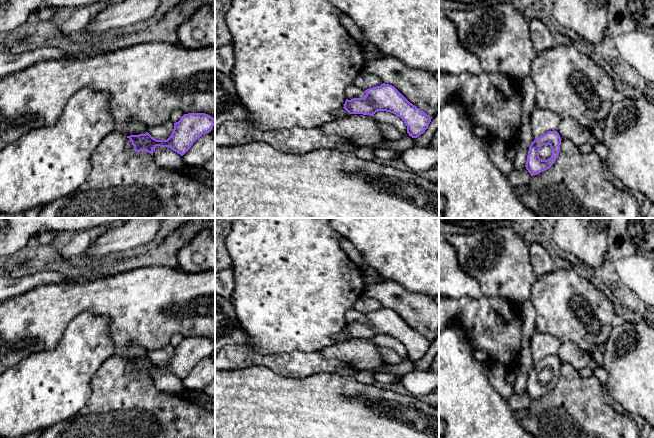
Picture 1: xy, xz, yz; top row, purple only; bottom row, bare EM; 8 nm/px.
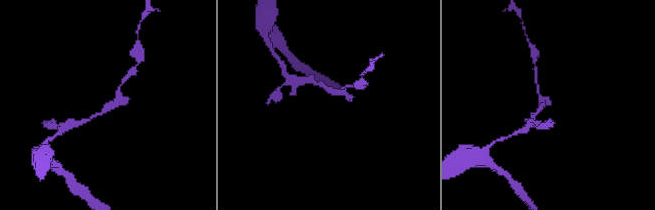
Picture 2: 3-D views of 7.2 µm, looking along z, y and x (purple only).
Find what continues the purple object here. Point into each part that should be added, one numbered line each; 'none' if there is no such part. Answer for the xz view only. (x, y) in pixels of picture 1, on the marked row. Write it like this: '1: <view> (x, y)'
none

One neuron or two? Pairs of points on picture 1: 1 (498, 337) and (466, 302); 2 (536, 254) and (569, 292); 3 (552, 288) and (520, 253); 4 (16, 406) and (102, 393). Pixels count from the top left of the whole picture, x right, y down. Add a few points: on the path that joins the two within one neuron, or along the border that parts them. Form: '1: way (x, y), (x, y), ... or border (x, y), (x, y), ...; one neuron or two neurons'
1: way (490, 328), (473, 311); one neuron
2: border (556, 268), (538, 278); two neurons
3: border (538, 278), (531, 288), (529, 299); two neurons
4: border (96, 372), (91, 380), (91, 394), (76, 414); two neurons

